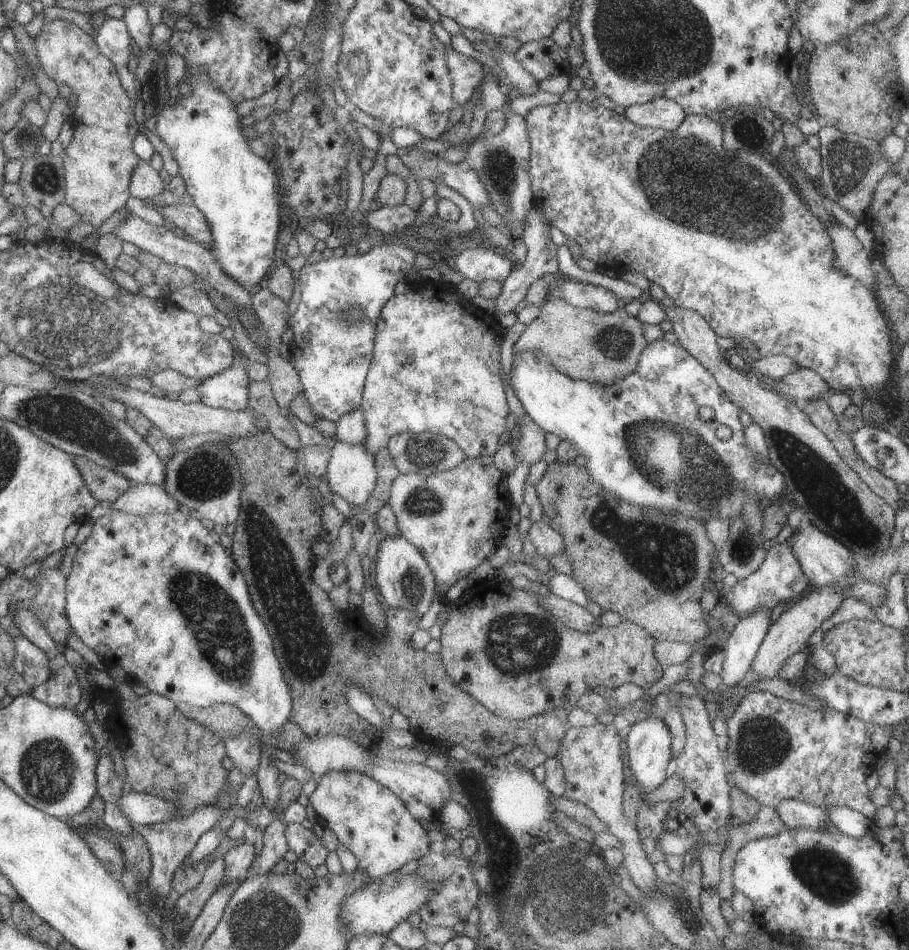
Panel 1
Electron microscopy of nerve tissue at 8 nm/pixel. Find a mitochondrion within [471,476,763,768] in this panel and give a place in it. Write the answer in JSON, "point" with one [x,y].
{"point":[669,557]}

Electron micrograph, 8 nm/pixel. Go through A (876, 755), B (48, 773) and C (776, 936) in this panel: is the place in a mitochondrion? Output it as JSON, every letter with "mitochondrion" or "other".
{"A":"other","B":"mitochondrion","C":"other"}

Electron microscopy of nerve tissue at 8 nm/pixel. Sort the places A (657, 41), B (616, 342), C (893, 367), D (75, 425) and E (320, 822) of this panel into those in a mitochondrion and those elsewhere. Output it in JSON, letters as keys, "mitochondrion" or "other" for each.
{"A":"mitochondrion","B":"mitochondrion","C":"other","D":"mitochondrion","E":"other"}

